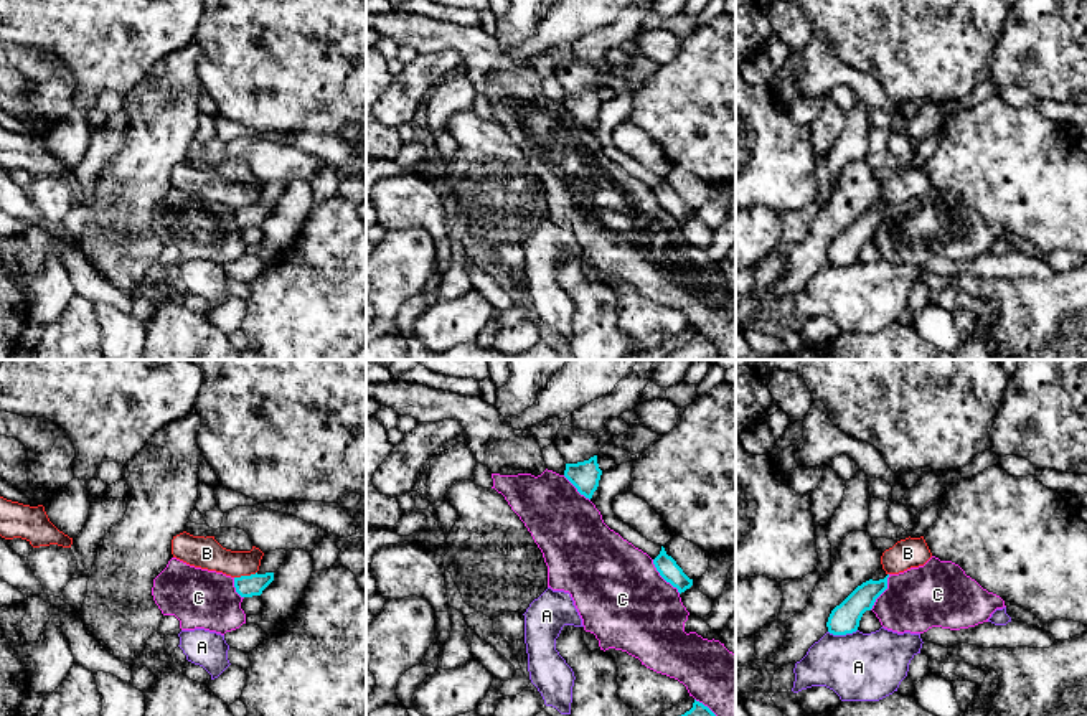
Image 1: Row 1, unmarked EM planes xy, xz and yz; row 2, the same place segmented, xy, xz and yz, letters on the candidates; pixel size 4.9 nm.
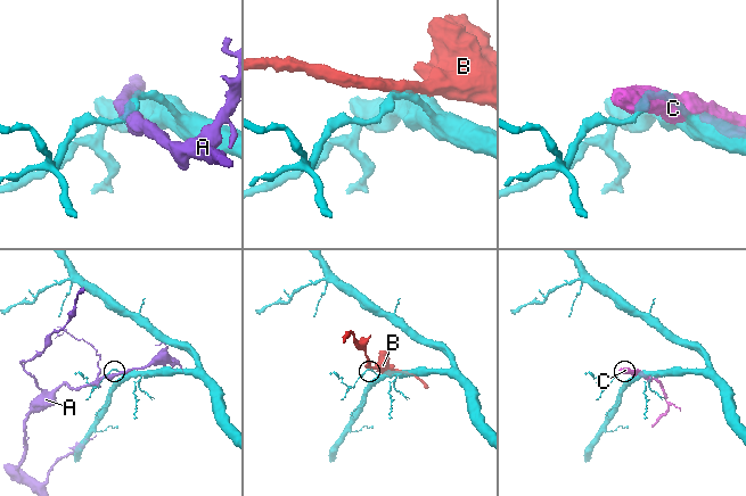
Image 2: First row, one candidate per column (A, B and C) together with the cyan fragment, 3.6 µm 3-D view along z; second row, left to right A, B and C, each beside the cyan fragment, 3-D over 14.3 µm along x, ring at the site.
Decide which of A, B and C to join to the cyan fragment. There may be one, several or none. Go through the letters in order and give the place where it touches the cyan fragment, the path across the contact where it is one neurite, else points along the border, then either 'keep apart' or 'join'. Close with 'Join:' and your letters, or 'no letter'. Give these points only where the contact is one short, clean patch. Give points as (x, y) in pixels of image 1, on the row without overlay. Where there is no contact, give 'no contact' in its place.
A: meets cyan in yz at (842, 264); keep apart
B: meets cyan in xy at (244, 207); border along xy (256, 202), (235, 208); keep apart
C: meets cyan in xz at (663, 208); keep apart
Join: no letter

